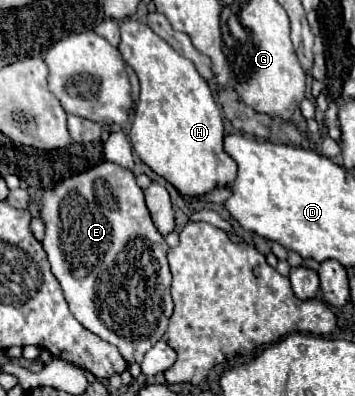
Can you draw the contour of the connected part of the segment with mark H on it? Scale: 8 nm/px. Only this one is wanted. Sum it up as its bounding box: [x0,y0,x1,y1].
[119,19,237,197]

